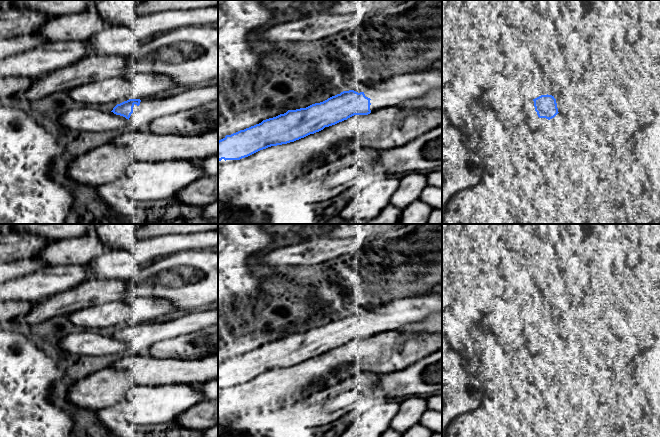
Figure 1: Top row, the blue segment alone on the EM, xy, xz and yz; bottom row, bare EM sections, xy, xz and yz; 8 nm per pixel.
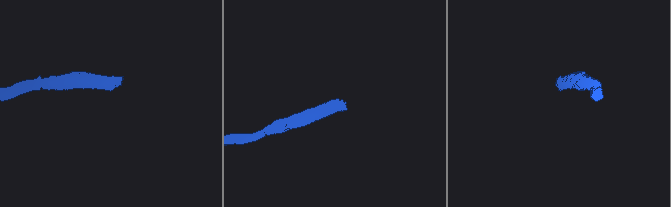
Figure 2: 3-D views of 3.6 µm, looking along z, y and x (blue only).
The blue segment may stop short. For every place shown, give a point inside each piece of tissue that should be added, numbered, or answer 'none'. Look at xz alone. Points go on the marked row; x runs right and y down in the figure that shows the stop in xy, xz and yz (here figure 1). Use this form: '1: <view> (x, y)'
none

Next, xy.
1: xy (142, 86)

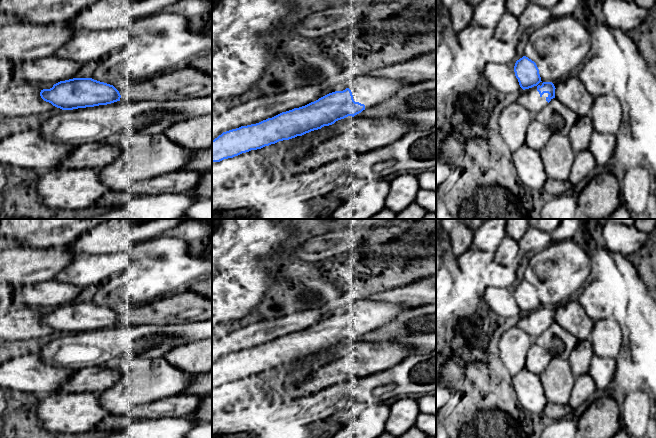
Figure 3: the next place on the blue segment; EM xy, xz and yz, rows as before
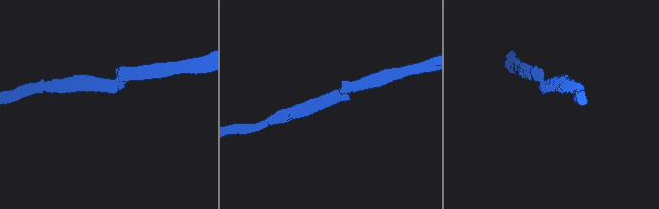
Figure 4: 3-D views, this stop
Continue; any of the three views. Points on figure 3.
none

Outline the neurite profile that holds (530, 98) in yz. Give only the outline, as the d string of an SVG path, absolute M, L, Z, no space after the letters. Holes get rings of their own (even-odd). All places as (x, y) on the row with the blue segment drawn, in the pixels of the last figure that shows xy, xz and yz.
M537 86L523 90L519 95L517 102L525 107L531 115L534 117L539 111L545 108L548 104L546 98L548 93L544 93L542 96L537 91Z

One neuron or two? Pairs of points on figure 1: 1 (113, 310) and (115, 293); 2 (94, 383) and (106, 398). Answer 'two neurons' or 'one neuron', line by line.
1: two neurons
2: one neuron

